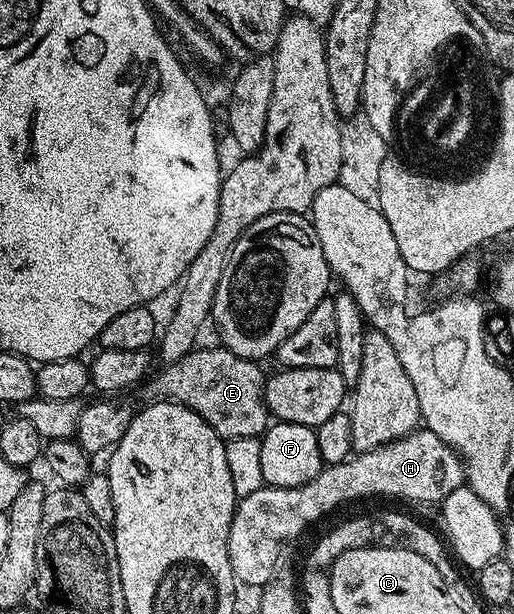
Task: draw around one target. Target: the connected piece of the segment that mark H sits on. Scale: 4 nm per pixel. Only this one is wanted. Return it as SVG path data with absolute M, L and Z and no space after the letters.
M423 426L389 444L369 452L353 455L340 464L330 464L313 480L293 488L263 487L236 501L230 522L228 553L237 581L260 590L281 563L280 551L287 540L300 536L327 512L347 500L364 500L367 496L393 496L396 500L413 500L416 504L439 505L450 490L465 483L464 461L438 434Z

